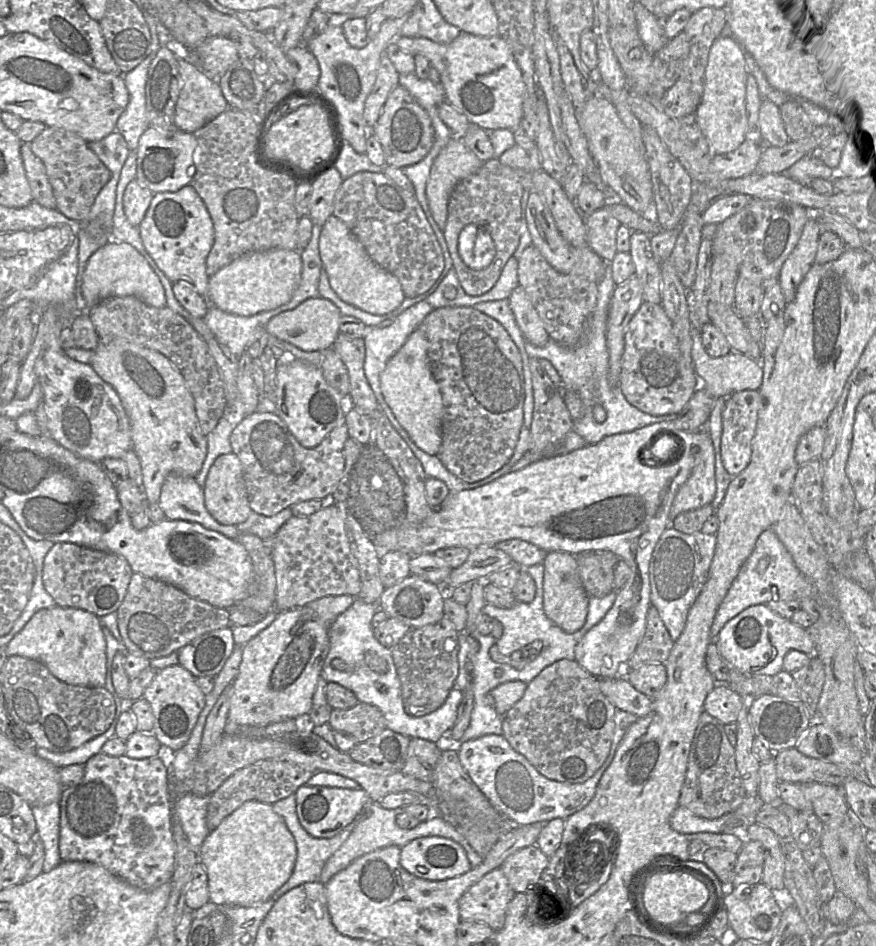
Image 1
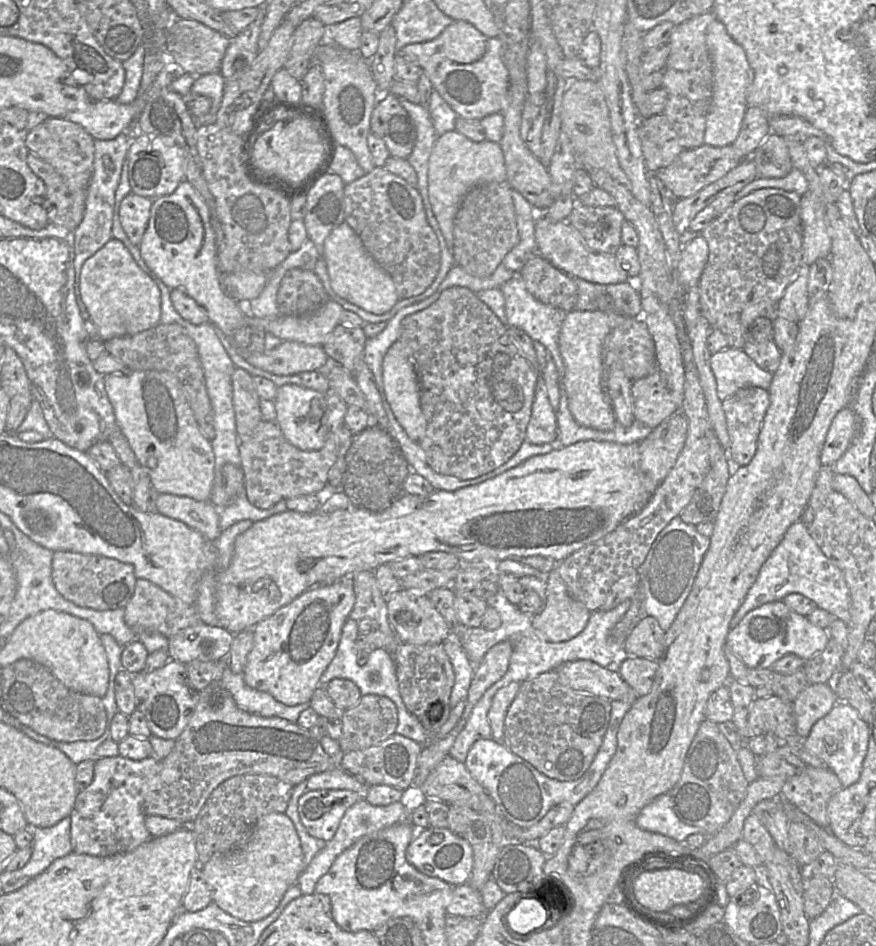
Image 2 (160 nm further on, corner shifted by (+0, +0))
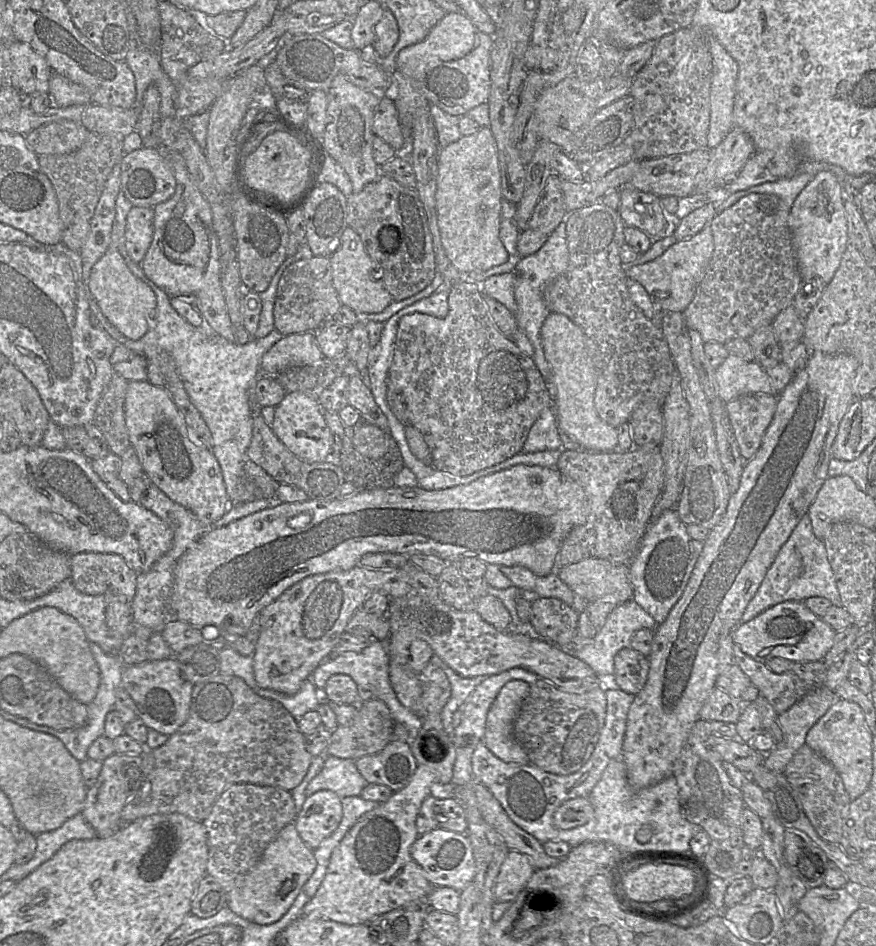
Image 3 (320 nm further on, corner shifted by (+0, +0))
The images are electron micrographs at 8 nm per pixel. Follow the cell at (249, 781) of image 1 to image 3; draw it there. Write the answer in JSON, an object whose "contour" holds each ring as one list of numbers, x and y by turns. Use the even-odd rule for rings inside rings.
{"contour":[[236,783,229,786,203,820,207,831,207,874,213,876,228,893,237,878,249,872,280,831,296,818,291,791,277,786]]}

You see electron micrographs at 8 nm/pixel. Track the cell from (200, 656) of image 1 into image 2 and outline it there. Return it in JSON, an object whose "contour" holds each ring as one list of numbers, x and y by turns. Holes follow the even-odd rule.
{"contour":[[199,623,168,638,168,655,185,665,193,660,219,661,228,656,233,638,225,628]]}

